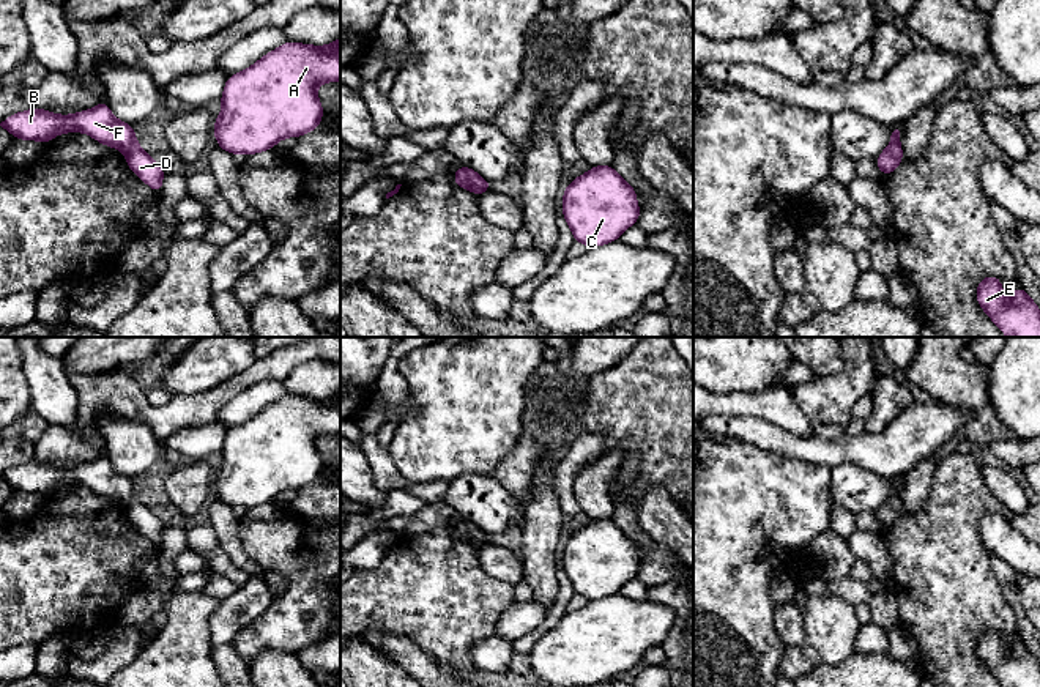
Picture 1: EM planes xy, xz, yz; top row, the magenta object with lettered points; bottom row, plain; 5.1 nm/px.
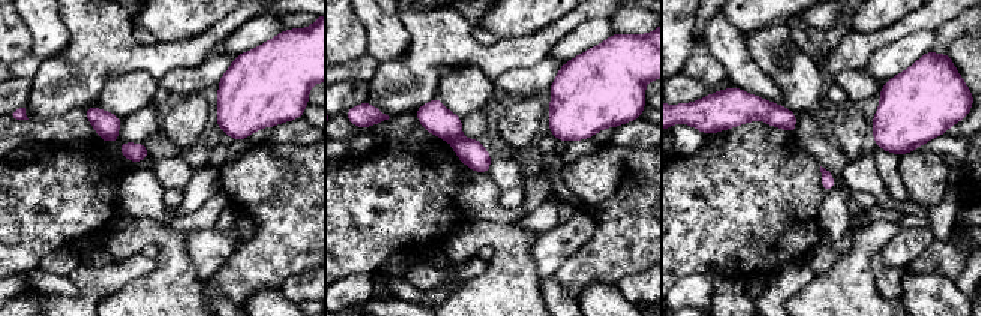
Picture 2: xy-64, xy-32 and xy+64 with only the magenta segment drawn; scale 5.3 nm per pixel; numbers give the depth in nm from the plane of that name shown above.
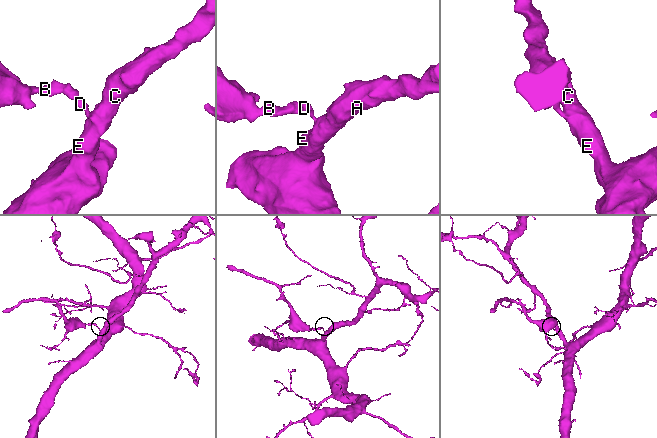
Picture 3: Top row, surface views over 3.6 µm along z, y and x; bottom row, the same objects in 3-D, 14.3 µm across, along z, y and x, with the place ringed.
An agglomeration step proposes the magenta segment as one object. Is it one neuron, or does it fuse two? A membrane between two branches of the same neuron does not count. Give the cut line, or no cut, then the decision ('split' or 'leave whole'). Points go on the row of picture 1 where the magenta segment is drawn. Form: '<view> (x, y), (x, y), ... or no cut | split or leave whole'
xy (134, 139), (125, 152) | split

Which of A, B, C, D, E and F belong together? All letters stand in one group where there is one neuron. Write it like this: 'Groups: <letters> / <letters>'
Groups: A C D E / B F

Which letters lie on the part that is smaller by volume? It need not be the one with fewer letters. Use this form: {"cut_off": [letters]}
{"cut_off": ["B", "F"]}

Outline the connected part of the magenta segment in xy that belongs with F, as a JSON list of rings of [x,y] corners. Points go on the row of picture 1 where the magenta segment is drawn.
[[[102,99],[96,107],[72,115],[57,115],[39,107],[13,113],[0,123],[13,137],[50,142],[57,134],[85,132],[102,145],[126,151],[136,140],[134,126],[113,117]]]

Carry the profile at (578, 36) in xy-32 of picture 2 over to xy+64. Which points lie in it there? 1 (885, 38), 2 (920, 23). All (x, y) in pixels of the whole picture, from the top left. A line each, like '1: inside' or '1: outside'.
1: outside
2: outside

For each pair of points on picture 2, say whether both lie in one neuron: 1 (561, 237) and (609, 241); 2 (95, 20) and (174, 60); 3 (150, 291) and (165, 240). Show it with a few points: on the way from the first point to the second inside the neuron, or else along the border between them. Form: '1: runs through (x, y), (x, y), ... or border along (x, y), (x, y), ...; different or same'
1: border along (582, 207), (594, 219), (594, 232), (563, 264); different
2: runs through (114, 39), (131, 56), (155, 57); same
3: runs through (162, 279), (167, 274), (167, 252); same

